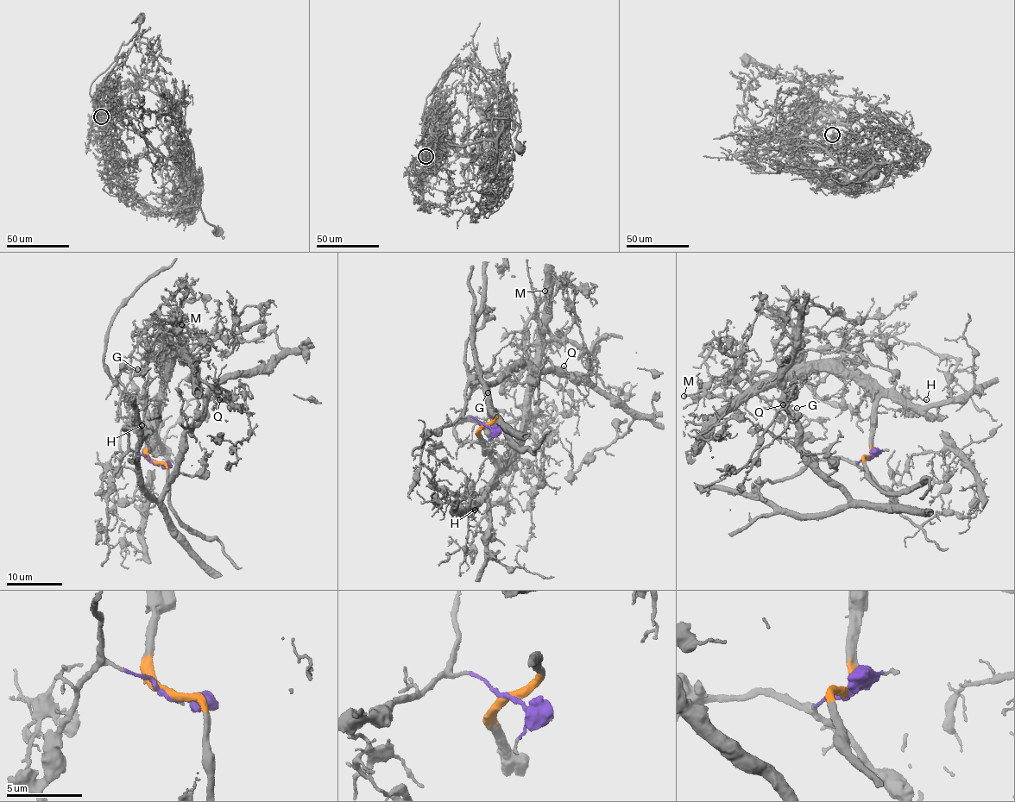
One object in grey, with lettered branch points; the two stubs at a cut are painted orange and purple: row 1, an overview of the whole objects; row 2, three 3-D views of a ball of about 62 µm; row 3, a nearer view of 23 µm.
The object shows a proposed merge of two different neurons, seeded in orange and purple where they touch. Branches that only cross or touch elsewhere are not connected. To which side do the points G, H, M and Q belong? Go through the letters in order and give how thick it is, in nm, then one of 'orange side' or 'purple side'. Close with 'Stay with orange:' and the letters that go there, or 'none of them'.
G: calibre 120 nm; purple side
H: calibre 190 nm; orange side
M: calibre 300 nm; orange side
Q: calibre 140 nm; purple side
Stay with orange: H, M

